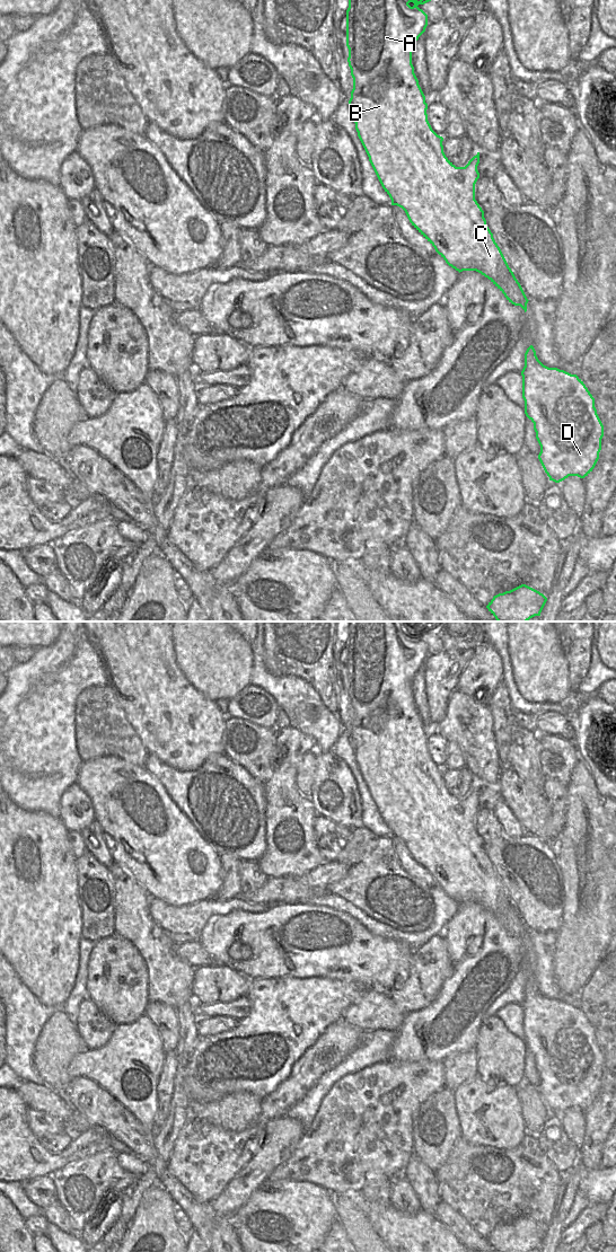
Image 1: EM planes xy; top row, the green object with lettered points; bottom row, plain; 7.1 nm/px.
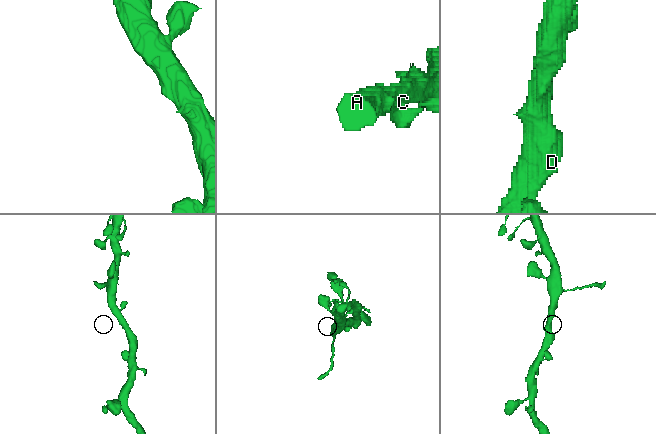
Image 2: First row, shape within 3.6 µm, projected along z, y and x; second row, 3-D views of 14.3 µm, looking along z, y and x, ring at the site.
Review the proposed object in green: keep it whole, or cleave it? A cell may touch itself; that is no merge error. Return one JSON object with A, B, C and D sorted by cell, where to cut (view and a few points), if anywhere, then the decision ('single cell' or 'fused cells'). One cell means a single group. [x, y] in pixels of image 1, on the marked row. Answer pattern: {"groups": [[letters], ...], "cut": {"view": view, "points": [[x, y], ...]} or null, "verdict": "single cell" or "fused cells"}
{"groups": [["A", "B", "C", "D"]], "cut": null, "verdict": "single cell"}

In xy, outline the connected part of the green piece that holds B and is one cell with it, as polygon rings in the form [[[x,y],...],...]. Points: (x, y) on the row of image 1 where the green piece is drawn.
[[[349,0],[346,10],[346,46],[353,89],[349,105],[358,136],[391,205],[402,208],[412,226],[434,247],[446,263],[458,271],[476,271],[487,277],[514,306],[527,311],[528,299],[509,267],[493,233],[486,224],[484,211],[475,200],[475,184],[479,178],[479,152],[465,167],[456,167],[445,155],[442,141],[428,121],[428,104],[412,64],[412,49],[428,26],[428,15],[420,9],[431,0]]]

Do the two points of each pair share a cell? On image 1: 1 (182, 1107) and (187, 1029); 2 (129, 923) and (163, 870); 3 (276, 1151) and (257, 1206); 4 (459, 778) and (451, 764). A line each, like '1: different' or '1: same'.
1: same
2: different
3: different
4: different

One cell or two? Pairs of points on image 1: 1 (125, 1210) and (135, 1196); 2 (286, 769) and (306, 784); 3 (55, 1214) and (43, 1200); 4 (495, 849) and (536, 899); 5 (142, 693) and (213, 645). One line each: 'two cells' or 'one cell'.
1: one cell
2: two cells
3: two cells
4: one cell
5: two cells

